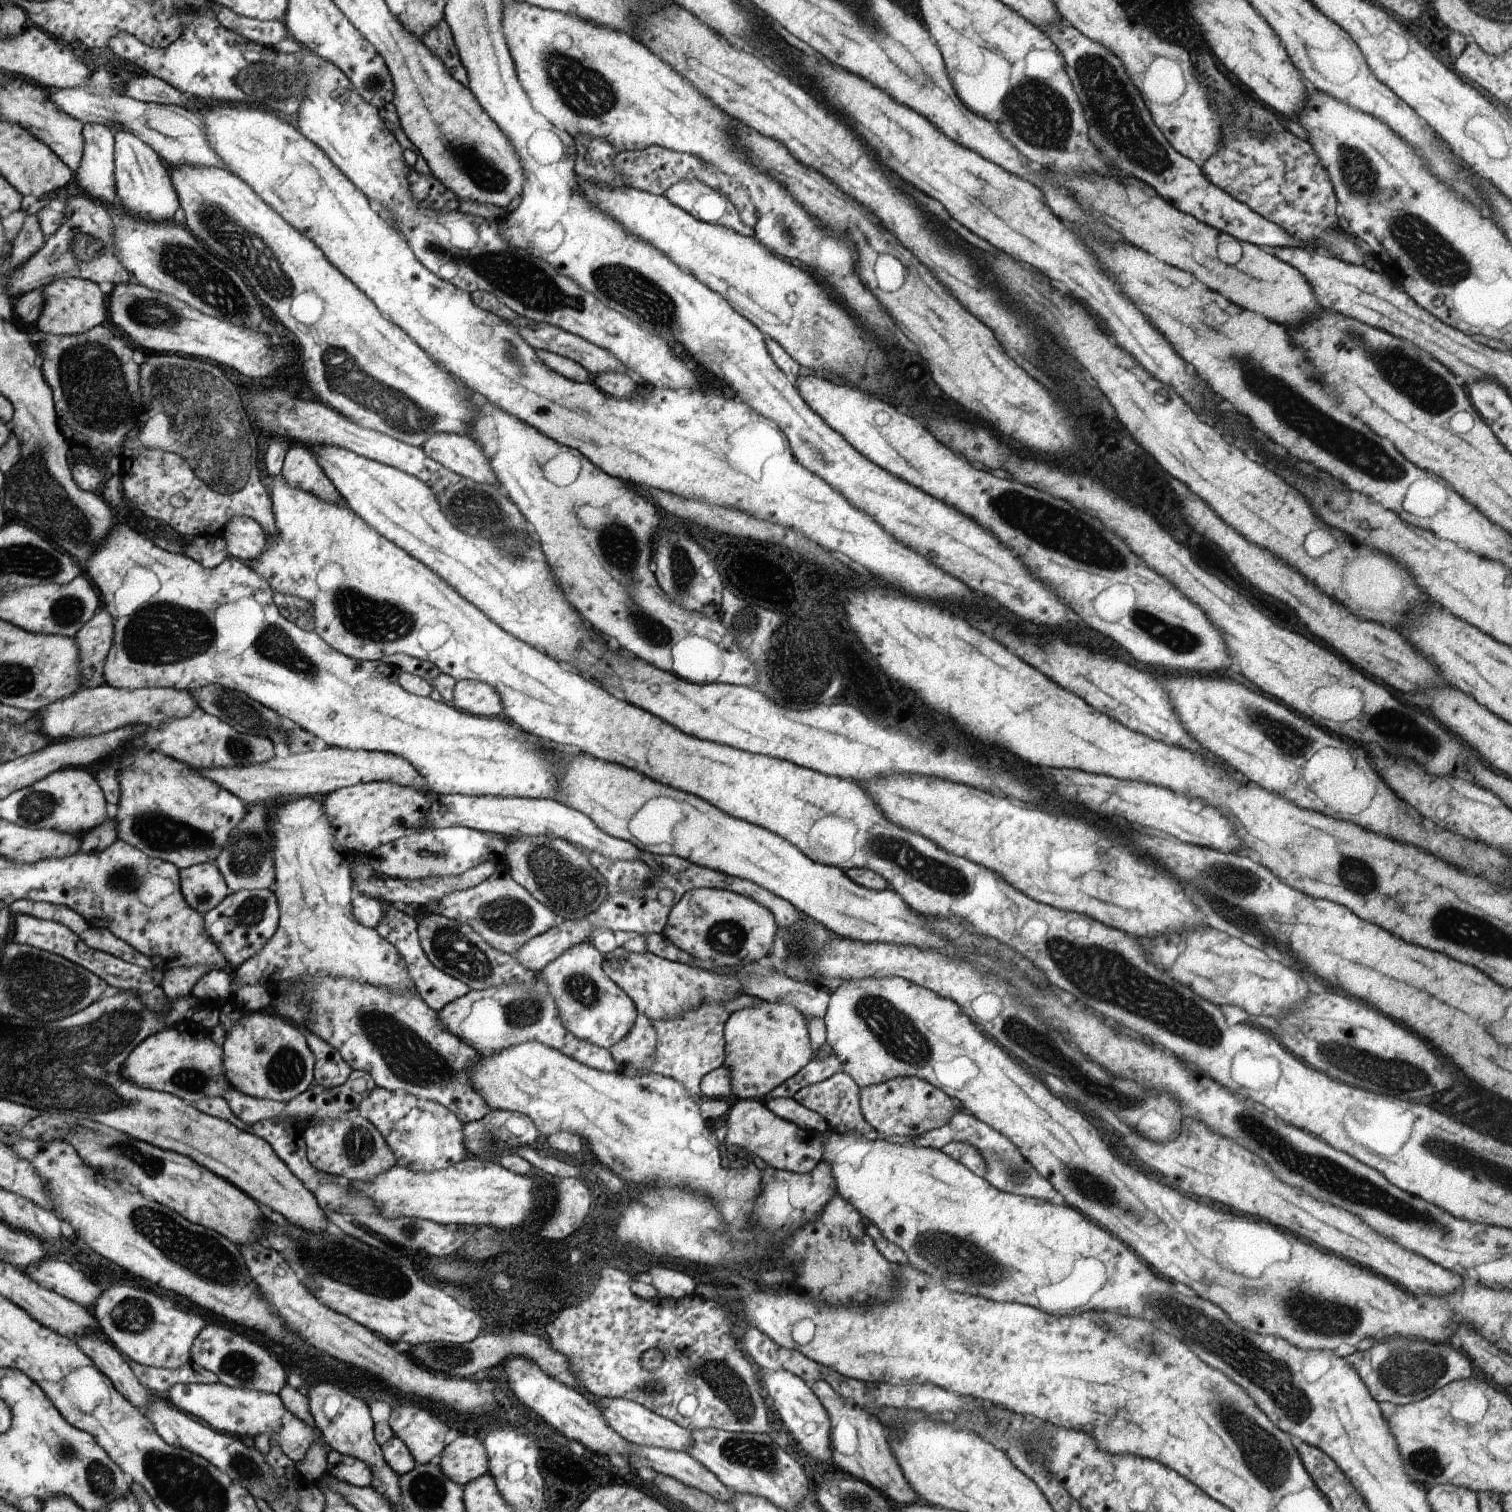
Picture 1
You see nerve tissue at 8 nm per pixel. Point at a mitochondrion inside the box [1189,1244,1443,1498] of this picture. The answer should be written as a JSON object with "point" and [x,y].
{"point":[1267,1458]}

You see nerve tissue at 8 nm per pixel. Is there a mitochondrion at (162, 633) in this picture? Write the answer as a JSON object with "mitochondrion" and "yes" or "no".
{"mitochondrion":"yes"}

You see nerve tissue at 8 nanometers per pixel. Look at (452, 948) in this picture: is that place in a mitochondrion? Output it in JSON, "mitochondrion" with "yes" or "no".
{"mitochondrion":"yes"}

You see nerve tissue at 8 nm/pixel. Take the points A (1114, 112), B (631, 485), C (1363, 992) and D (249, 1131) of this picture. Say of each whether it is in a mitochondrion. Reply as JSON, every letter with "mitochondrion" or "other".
{"A":"mitochondrion","B":"other","C":"other","D":"other"}

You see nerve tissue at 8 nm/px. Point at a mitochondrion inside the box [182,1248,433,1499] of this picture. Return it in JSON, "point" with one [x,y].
{"point":[246,1467]}

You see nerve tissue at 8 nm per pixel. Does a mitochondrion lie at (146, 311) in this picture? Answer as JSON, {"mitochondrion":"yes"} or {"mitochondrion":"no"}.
{"mitochondrion":"yes"}

